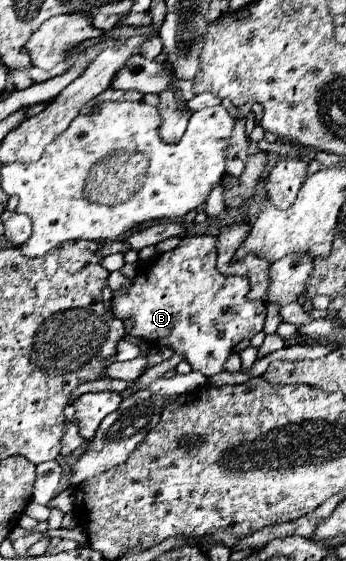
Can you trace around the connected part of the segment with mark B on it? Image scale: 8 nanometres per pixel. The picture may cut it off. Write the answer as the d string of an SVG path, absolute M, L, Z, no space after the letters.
M186 236L174 250L168 250L164 254L158 256L158 260L154 264L148 266L148 270L140 272L132 286L122 290L114 300L112 300L112 308L114 308L114 316L118 316L120 320L126 320L126 318L132 318L134 320L134 336L142 336L142 340L146 342L152 342L152 344L158 344L158 346L166 346L166 348L172 348L176 354L184 354L186 360L190 362L192 370L198 370L202 372L206 378L214 376L214 374L220 374L224 372L224 362L228 360L232 348L244 340L244 338L252 338L254 334L258 334L264 326L264 318L266 318L266 304L264 302L258 302L258 300L248 300L248 292L250 292L250 284L246 278L242 276L224 276L216 270L216 238L214 236Z

